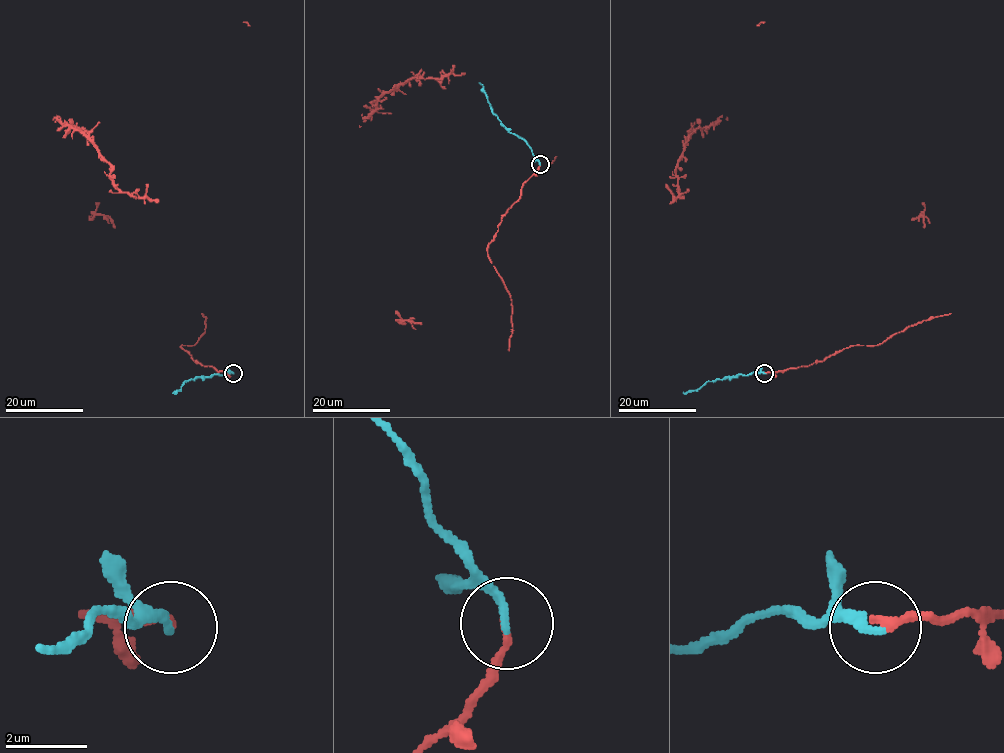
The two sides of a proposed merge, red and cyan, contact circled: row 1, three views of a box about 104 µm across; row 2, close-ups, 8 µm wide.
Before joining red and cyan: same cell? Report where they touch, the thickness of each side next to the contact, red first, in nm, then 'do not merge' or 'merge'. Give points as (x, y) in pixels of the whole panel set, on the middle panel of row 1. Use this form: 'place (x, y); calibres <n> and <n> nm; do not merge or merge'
place (540, 164); calibres 180 and 200 nm; merge

